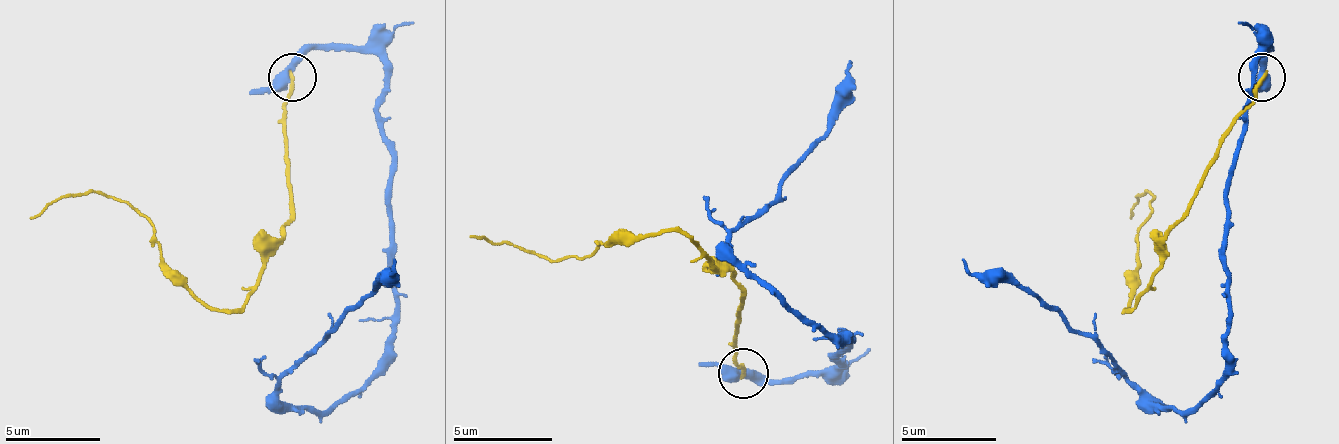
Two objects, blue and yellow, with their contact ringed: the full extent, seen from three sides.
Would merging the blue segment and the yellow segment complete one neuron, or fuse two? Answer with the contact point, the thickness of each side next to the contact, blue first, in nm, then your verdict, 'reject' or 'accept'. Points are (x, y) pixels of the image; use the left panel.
at (292, 77); 460 nm thick on the blue side, 220 nm on the other; reject

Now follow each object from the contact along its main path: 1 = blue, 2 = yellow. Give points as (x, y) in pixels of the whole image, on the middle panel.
1: (744, 374), (829, 374), (853, 339), (824, 334), (779, 300), (729, 235), (829, 126), (848, 61)
2: (744, 374), (734, 359), (739, 285), (684, 235), (660, 230), (620, 235), (585, 260), (540, 255), (471, 235)

